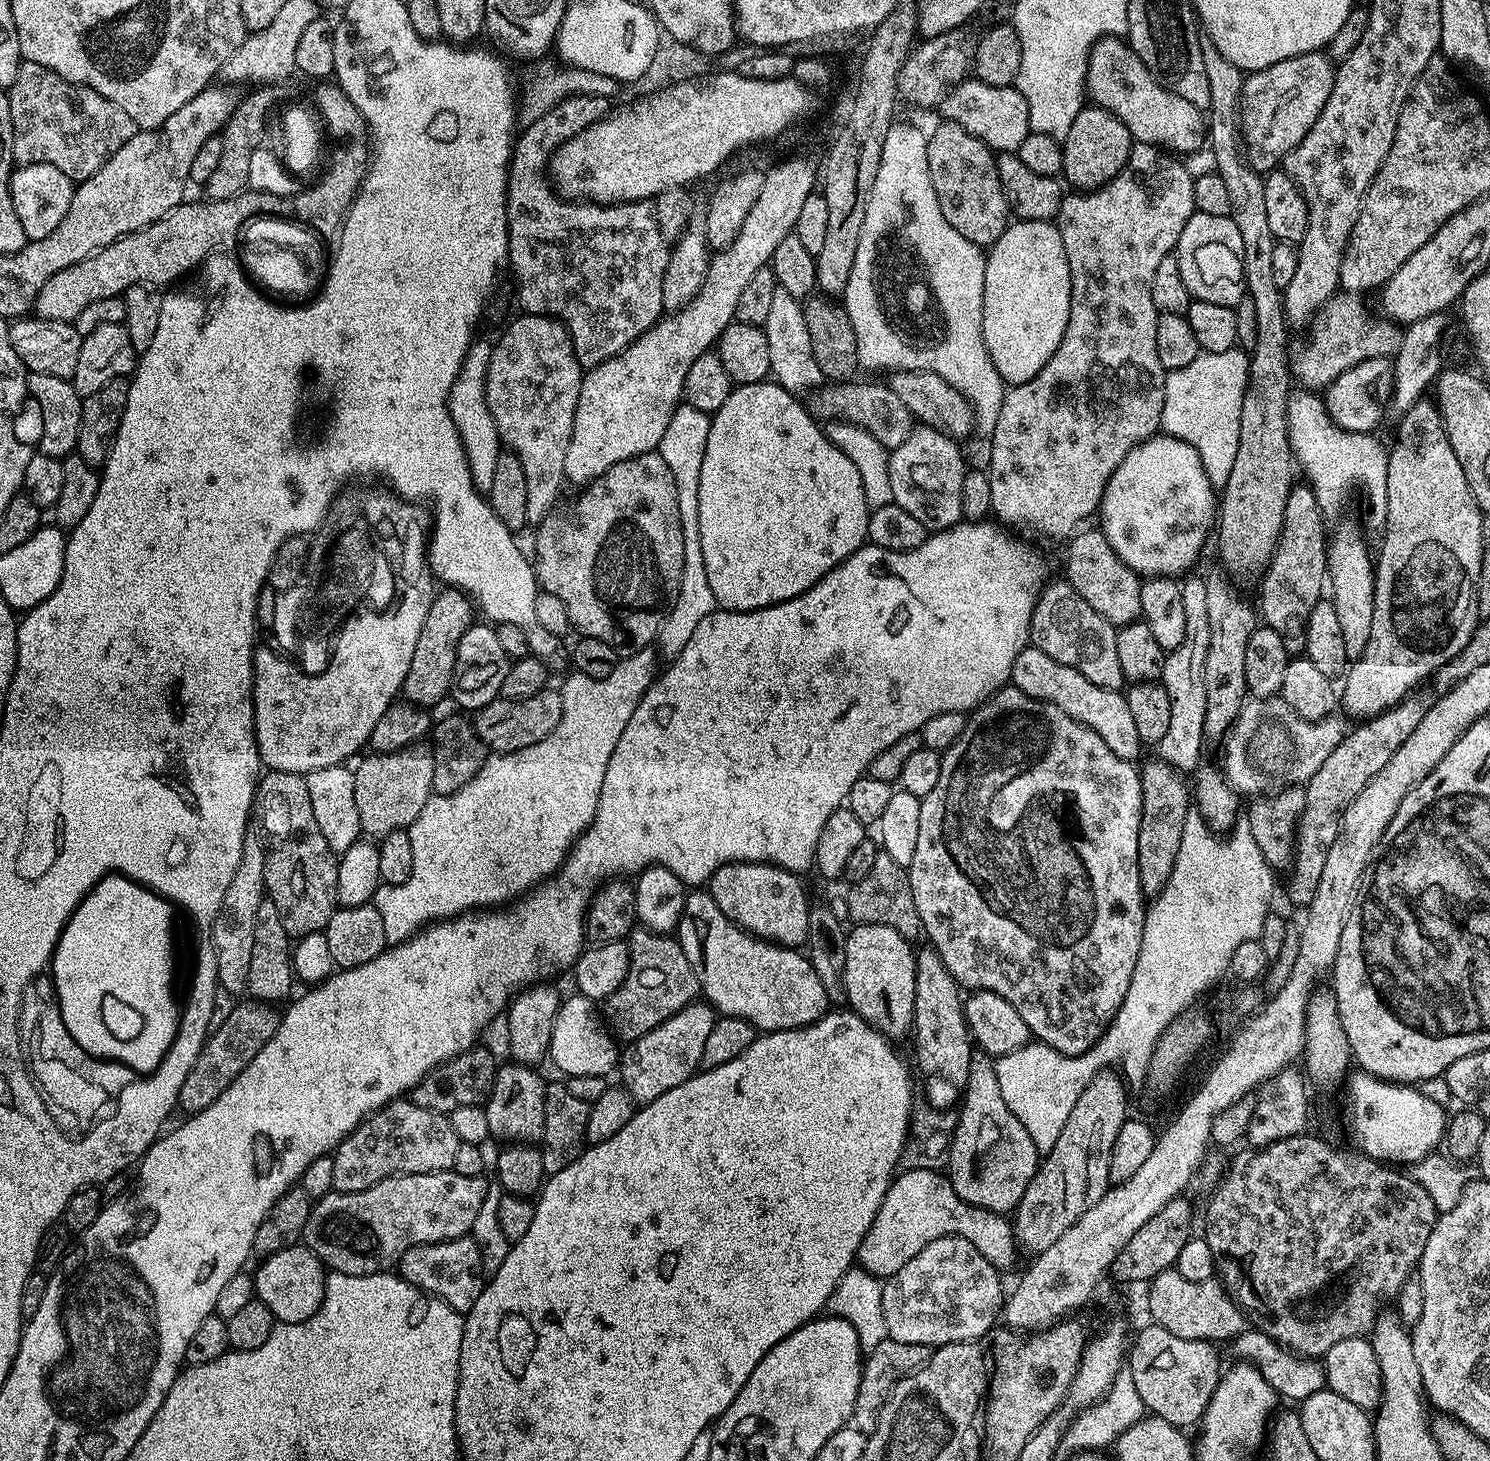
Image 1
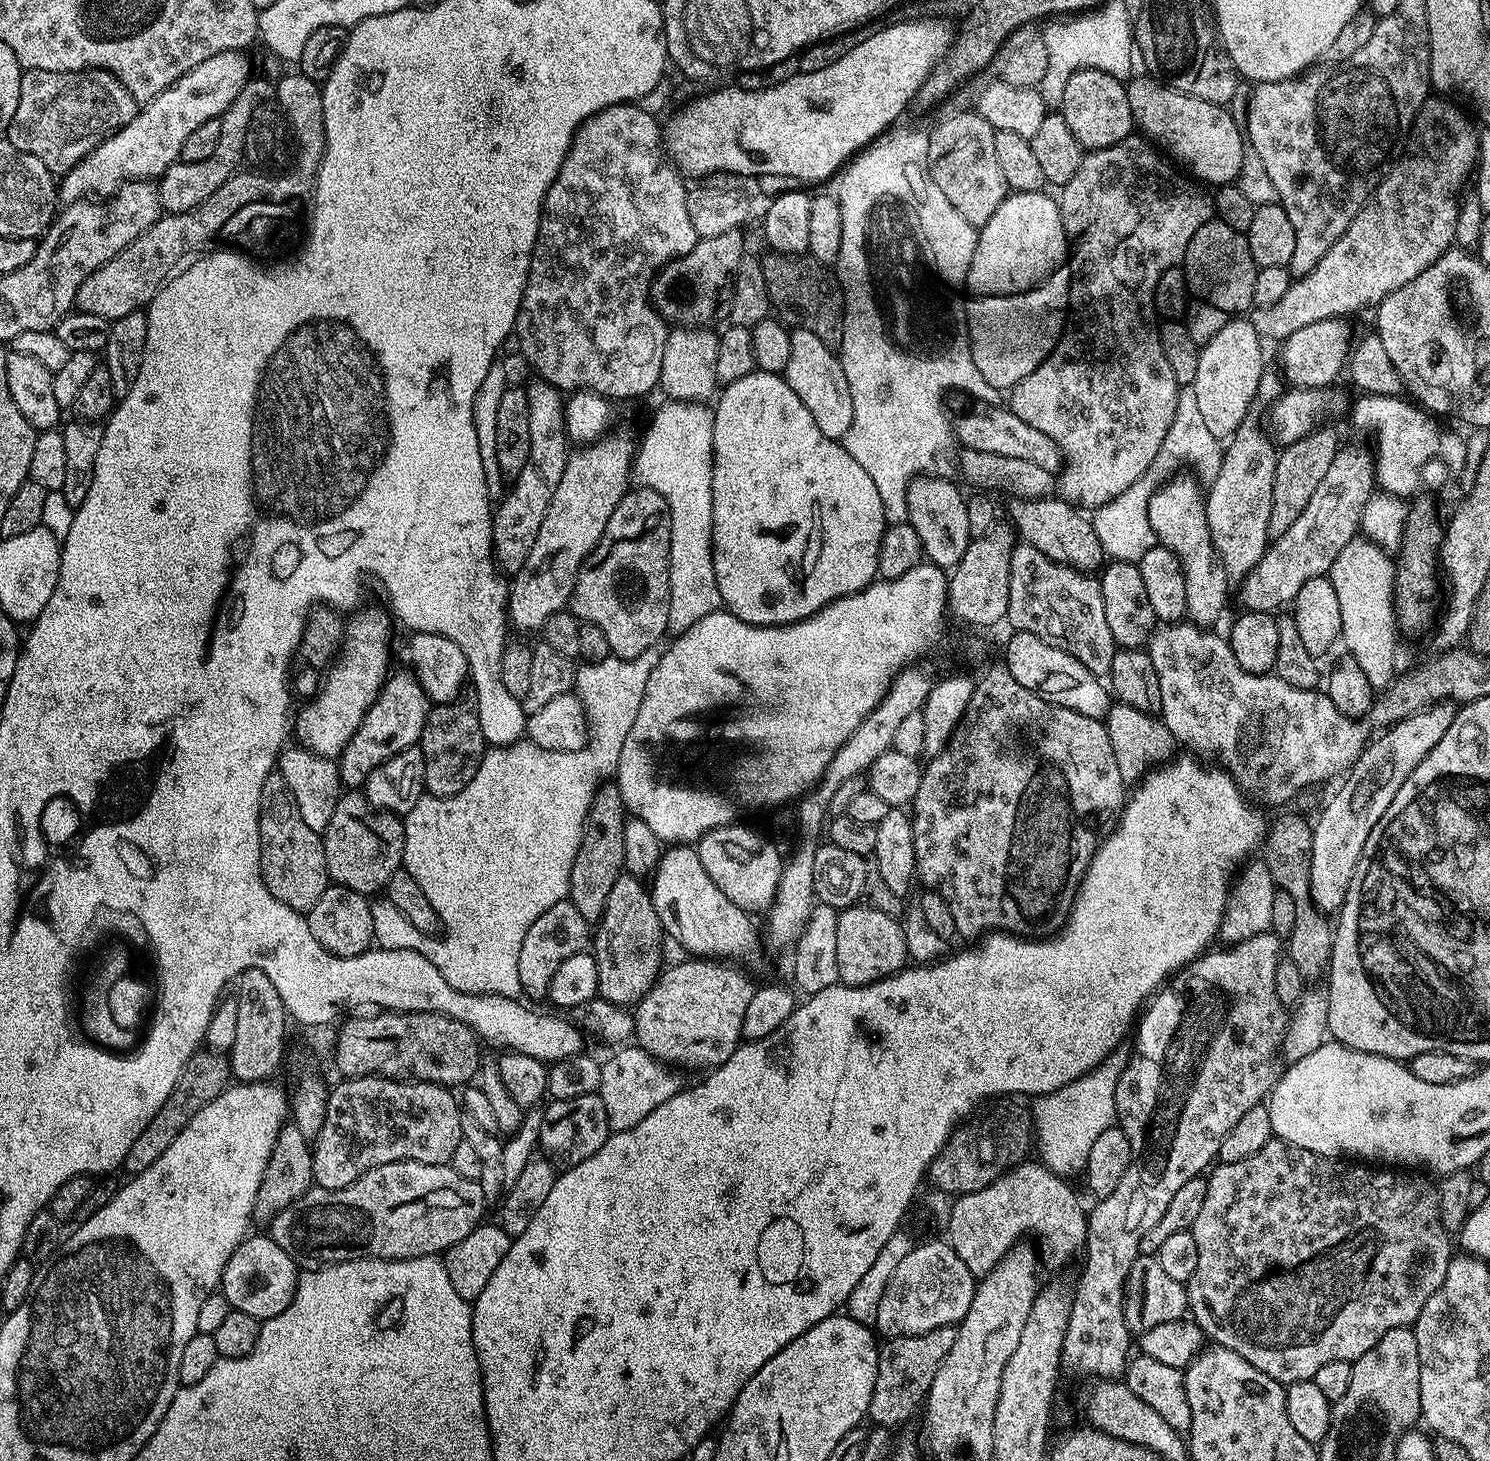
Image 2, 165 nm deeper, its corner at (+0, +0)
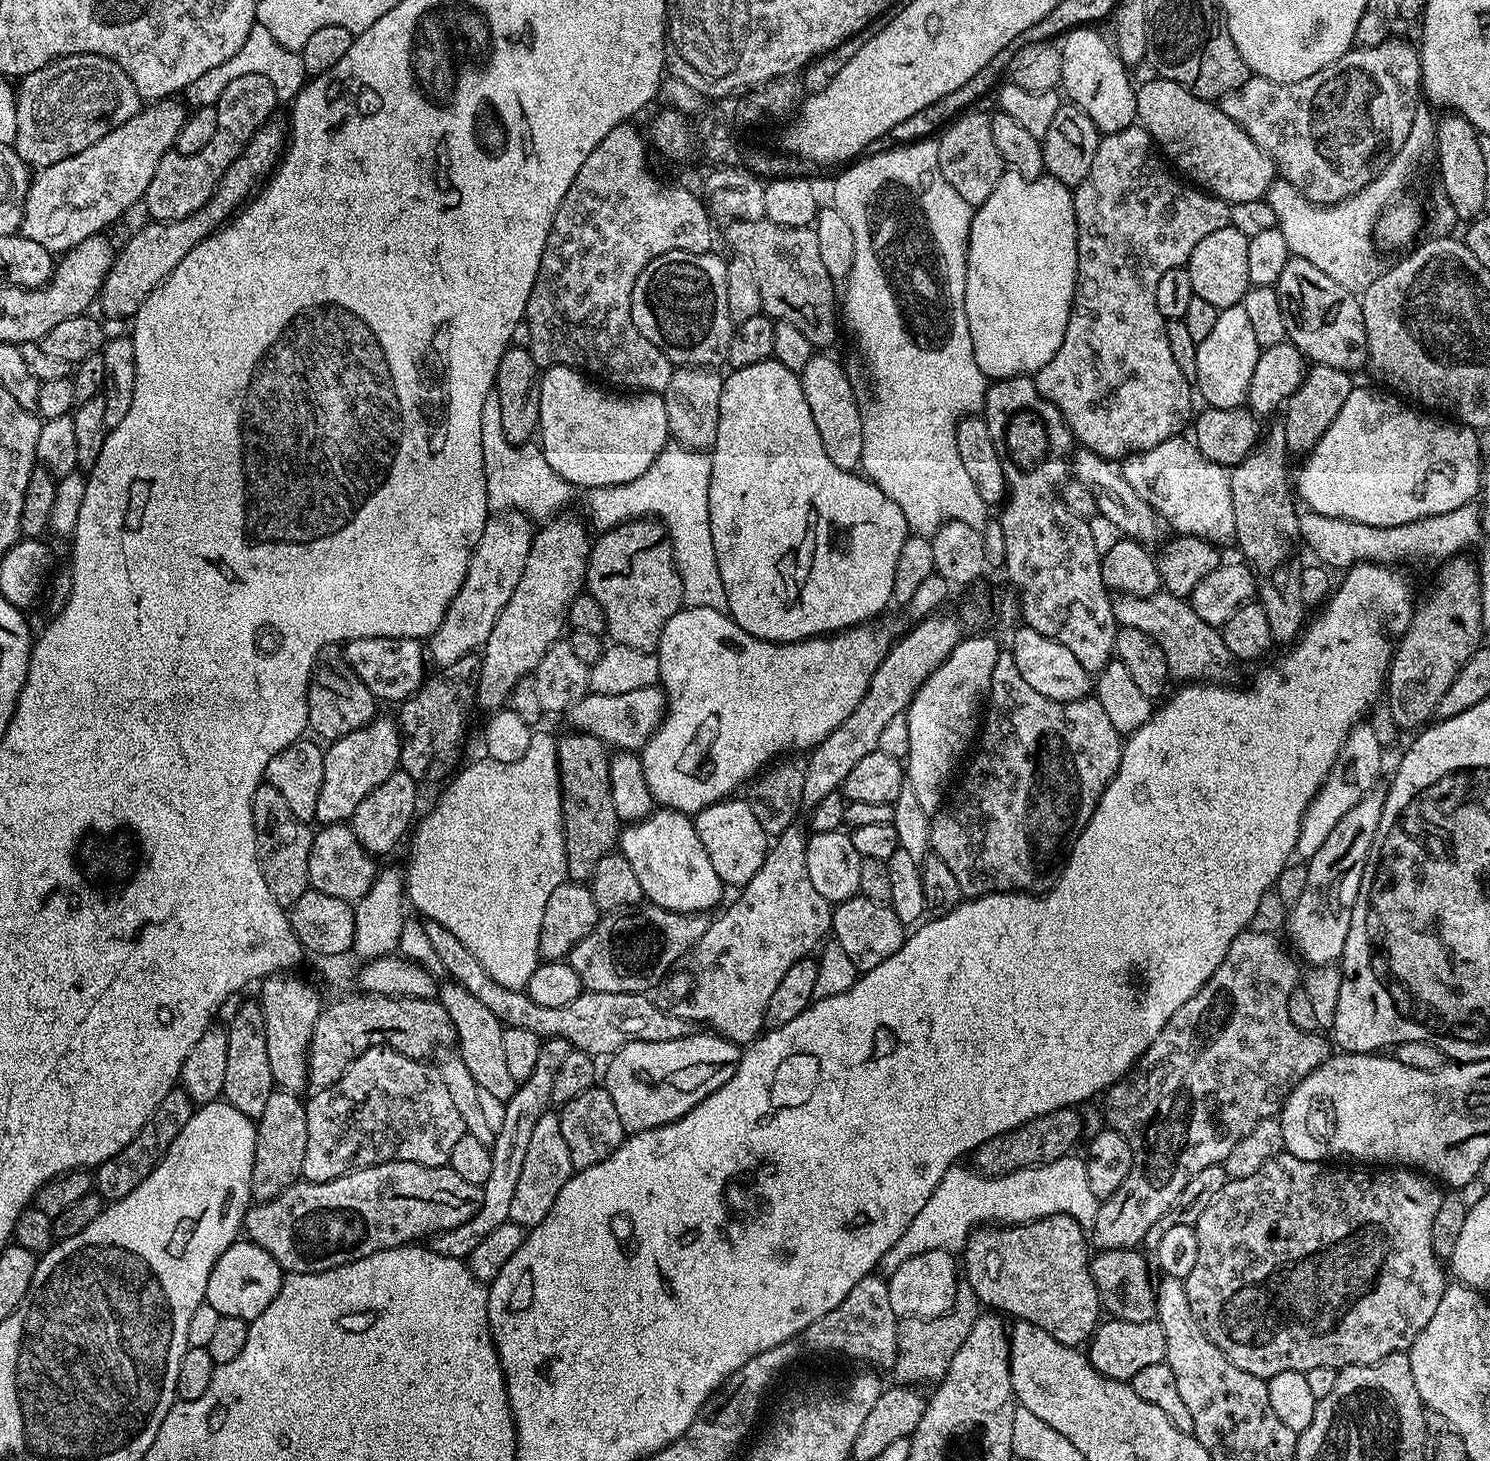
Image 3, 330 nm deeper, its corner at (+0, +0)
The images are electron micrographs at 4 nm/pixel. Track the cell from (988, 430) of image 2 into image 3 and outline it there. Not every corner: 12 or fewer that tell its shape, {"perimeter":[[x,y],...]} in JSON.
{"perimeter":[[1082,446],[1076,482],[1121,537],[1152,546],[1160,516],[1113,461]]}

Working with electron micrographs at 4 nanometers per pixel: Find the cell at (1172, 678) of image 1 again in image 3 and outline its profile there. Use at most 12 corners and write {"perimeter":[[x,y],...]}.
{"perimeter":[[1183,435],[1123,461],[1173,533],[1236,539],[1230,472]]}

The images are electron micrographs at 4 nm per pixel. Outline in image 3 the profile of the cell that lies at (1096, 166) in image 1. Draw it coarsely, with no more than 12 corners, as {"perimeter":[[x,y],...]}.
{"perimeter":[[1092,26],[1063,37],[1060,88],[1101,134],[1137,123],[1136,88]]}

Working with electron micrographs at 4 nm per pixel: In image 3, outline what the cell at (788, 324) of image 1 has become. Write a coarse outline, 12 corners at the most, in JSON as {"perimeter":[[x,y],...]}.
{"perimeter":[[814,354],[798,375],[830,462],[860,468],[864,412],[848,372]]}

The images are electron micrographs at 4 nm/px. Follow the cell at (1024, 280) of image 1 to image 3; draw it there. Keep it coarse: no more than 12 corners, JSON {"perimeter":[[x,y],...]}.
{"perimeter":[[1005,174],[972,213],[966,322],[992,380],[1062,346],[1073,189]]}

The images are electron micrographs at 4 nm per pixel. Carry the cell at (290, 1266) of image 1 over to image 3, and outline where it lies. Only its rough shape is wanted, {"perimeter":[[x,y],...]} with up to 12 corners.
{"perimeter":[[240,1238],[206,1282],[220,1317],[250,1322],[284,1284],[280,1263]]}

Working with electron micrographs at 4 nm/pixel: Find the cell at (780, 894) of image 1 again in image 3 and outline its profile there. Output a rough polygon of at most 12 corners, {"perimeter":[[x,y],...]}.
{"perimeter":[[747,799],[694,816],[725,886],[762,870],[769,834]]}

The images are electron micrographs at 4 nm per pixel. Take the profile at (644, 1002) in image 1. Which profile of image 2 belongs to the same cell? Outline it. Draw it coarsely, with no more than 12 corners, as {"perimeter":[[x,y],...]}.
{"perimeter":[[622,874],[594,932],[599,999],[640,1003],[666,964],[652,893]]}

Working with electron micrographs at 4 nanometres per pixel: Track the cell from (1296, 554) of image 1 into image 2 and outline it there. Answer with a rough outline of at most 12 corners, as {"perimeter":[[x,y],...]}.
{"perimeter":[[1326,429],[1280,452],[1269,537],[1314,498],[1342,440]]}

